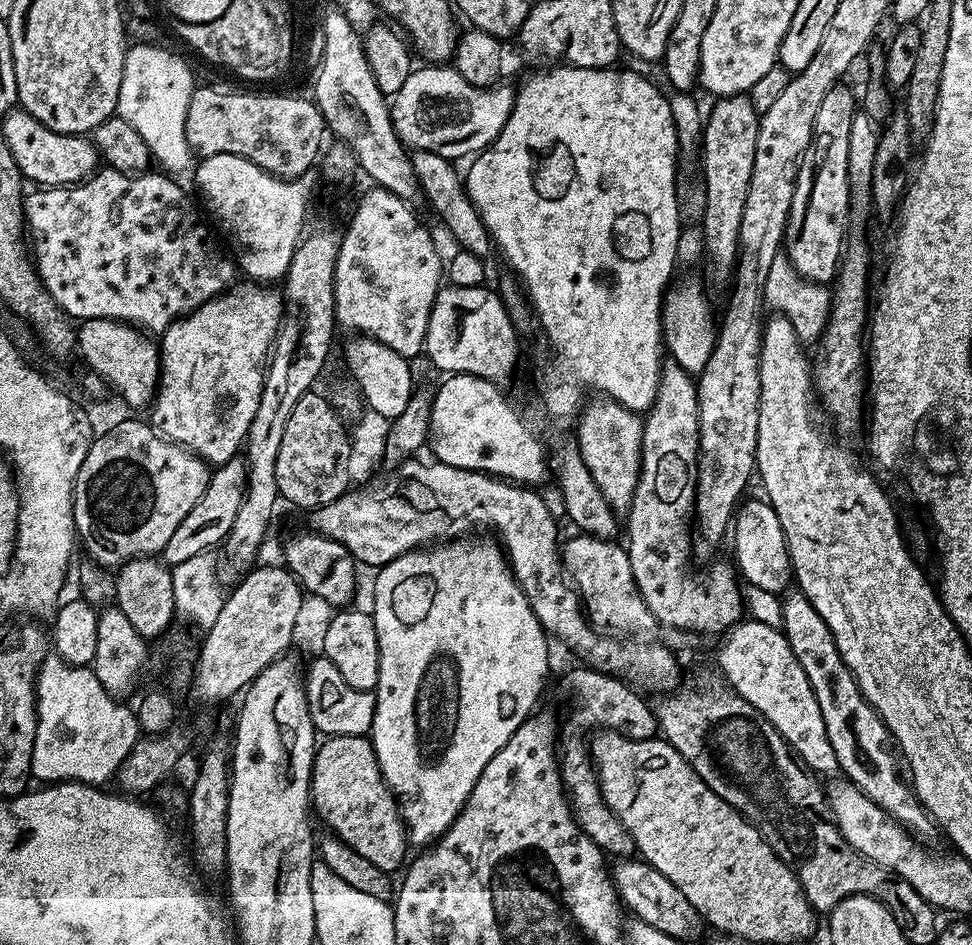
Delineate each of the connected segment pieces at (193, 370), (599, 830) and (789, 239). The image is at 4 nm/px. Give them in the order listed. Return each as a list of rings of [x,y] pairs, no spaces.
[[[259,282],[237,283],[235,286],[223,292],[221,296],[215,296],[212,300],[207,300],[202,306],[198,306],[187,316],[175,320],[165,332],[159,337],[158,347],[160,350],[160,383],[156,389],[155,397],[150,405],[152,417],[150,423],[165,440],[170,440],[174,444],[181,444],[183,448],[199,456],[205,464],[209,466],[219,466],[228,460],[237,459],[236,452],[245,447],[250,430],[250,422],[254,422],[254,414],[258,414],[258,402],[262,398],[264,389],[264,374],[270,359],[272,343],[276,341],[276,331],[280,329],[280,319],[284,316],[284,298],[281,289],[276,286],[265,286]]]
[[[591,666],[579,667],[568,676],[568,692],[572,695],[573,704],[572,716],[562,720],[558,728],[560,780],[564,783],[568,805],[572,807],[572,815],[575,816],[580,829],[605,853],[613,852],[616,858],[628,858],[634,852],[632,839],[615,812],[604,805],[604,796],[600,793],[600,781],[596,778],[594,761],[590,755],[590,746],[586,740],[580,740],[580,731],[583,730],[584,724],[592,724],[595,720],[600,726],[607,726],[612,730],[623,729],[624,719],[640,708],[641,693],[623,679],[609,676],[607,672],[597,672]]]
[[[837,86],[826,94],[822,106],[818,109],[818,118],[814,118],[812,144],[804,156],[800,173],[794,186],[794,202],[790,206],[788,225],[784,231],[783,251],[788,261],[806,279],[814,284],[831,285],[840,270],[840,262],[846,251],[848,220],[852,216],[852,195],[848,181],[848,159],[850,158],[850,122],[858,111],[858,96],[845,86]]]

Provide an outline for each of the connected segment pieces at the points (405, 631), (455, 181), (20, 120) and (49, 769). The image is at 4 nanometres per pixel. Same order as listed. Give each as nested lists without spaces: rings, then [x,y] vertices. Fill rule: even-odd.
[[[472,534],[467,538],[452,538],[447,542],[437,543],[431,550],[407,552],[394,558],[394,562],[384,565],[375,573],[376,585],[372,588],[370,615],[378,634],[378,682],[374,689],[376,709],[370,739],[380,772],[400,806],[400,816],[413,845],[431,845],[439,840],[456,820],[456,815],[468,800],[470,790],[474,790],[482,770],[486,770],[486,762],[490,762],[490,758],[494,758],[494,754],[498,754],[498,750],[506,746],[520,723],[533,715],[537,707],[536,699],[544,688],[544,675],[548,672],[549,637],[538,622],[526,594],[518,586],[503,547],[495,539],[487,540],[484,536],[487,535]]]
[[[415,149],[411,153],[411,165],[414,166],[414,174],[419,180],[423,197],[427,198],[439,218],[444,221],[449,232],[459,243],[457,245],[480,259],[487,259],[490,250],[492,251],[492,239],[488,228],[481,220],[480,212],[467,194],[461,175],[455,170],[455,163],[445,156],[434,154],[433,151]]]
[[[13,110],[3,117],[4,136],[14,162],[25,181],[33,180],[36,186],[63,186],[78,184],[97,171],[100,157],[93,141],[87,135],[71,136],[42,126],[29,112]]]
[[[68,666],[63,669],[64,672],[64,701],[61,702],[60,708],[48,708],[48,704],[46,701],[44,701],[44,698],[37,699],[36,702],[36,733],[34,734],[34,750],[32,751],[32,776],[35,777],[35,779],[40,779],[40,782],[75,782],[78,784],[91,784],[93,786],[104,786],[107,785],[107,780],[111,781],[113,777],[115,777],[115,774],[117,770],[122,766],[122,762],[130,755],[130,753],[134,750],[134,746],[137,744],[140,739],[142,739],[142,729],[140,727],[140,719],[136,717],[135,711],[130,707],[127,708],[127,703],[121,702],[119,699],[114,698],[111,696],[111,694],[104,689],[102,686],[102,682],[98,682],[98,678],[95,674],[93,674],[91,667],[88,666]]]

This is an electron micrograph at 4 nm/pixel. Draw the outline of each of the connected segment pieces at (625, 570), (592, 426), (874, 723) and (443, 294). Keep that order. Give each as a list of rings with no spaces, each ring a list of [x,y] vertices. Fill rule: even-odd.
[[[575,535],[565,544],[563,541],[560,558],[567,579],[580,593],[589,621],[600,630],[612,629],[620,634],[648,634],[644,632],[651,630],[654,617],[638,590],[634,570],[630,570],[627,547],[623,543],[615,544],[617,541],[612,538]]]
[[[592,398],[585,403],[578,413],[580,425],[576,428],[574,443],[586,462],[586,470],[598,482],[598,490],[606,498],[612,511],[617,514],[627,513],[632,505],[634,490],[640,477],[640,451],[644,421],[637,413],[631,412],[611,398]]]
[[[792,591],[782,600],[782,631],[790,642],[790,650],[794,650],[802,670],[806,670],[806,678],[814,690],[814,698],[818,698],[818,710],[822,710],[822,720],[826,722],[826,732],[830,744],[834,746],[839,769],[843,769],[843,775],[847,779],[859,786],[875,804],[879,804],[909,832],[920,838],[937,835],[936,821],[920,805],[920,799],[916,797],[911,783],[905,777],[904,780],[900,777],[900,768],[896,765],[898,752],[894,747],[892,733],[862,694],[854,674],[846,666],[834,642],[834,634],[803,592]]]
[[[448,284],[441,287],[434,298],[434,306],[430,310],[430,322],[426,326],[424,352],[428,360],[444,374],[463,374],[480,376],[483,380],[491,380],[493,384],[503,385],[503,380],[512,376],[516,363],[520,360],[520,340],[516,337],[517,325],[513,324],[508,307],[500,298],[499,291],[488,289],[488,286],[458,286]]]

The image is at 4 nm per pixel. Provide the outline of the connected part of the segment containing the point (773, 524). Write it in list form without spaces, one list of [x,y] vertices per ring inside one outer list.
[[[745,499],[739,505],[735,515],[737,530],[730,546],[731,549],[736,550],[735,565],[749,585],[780,594],[789,587],[788,583],[793,583],[792,559],[788,553],[788,543],[784,537],[782,522],[778,522],[778,514],[774,506],[769,504],[767,499],[759,499]]]

